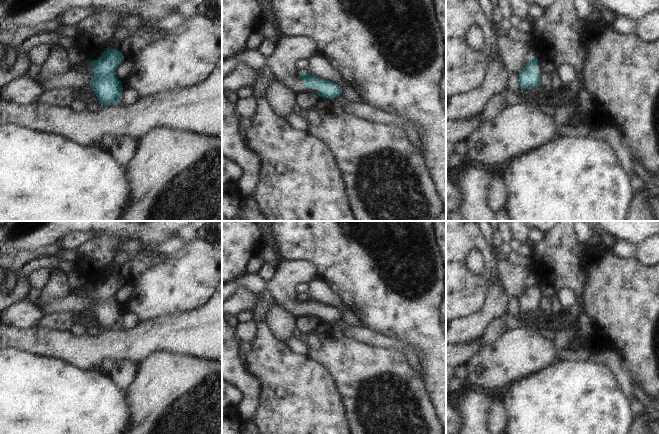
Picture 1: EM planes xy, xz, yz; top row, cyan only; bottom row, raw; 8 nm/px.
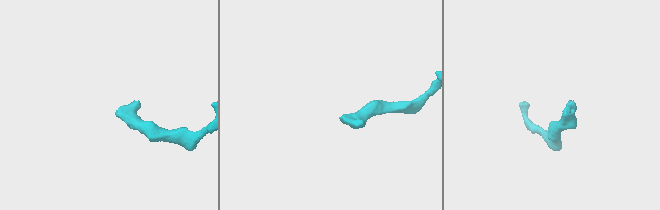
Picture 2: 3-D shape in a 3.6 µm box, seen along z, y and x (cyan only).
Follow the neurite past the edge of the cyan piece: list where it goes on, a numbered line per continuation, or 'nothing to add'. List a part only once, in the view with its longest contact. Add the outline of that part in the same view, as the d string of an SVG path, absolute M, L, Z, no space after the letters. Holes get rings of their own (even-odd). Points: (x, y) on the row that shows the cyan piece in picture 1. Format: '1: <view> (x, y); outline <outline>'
1: xz (288, 50); outline M281 36L272 54L265 57L258 50L244 50L222 60L222 78L240 64L247 65L259 74L268 68L276 80L288 86L295 94L320 91L320 88L306 88L300 73L295 69L298 60L309 60L319 51L314 41L307 36Z

